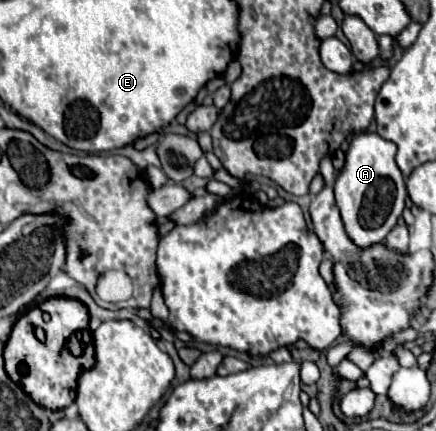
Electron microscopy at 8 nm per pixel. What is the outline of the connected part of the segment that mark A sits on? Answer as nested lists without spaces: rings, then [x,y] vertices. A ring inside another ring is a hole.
[[[377,133],[353,135],[345,157],[345,167],[339,171],[335,181],[335,201],[341,211],[345,231],[361,249],[383,243],[403,213],[407,189],[405,179],[395,163],[395,151],[395,143],[379,137]]]

